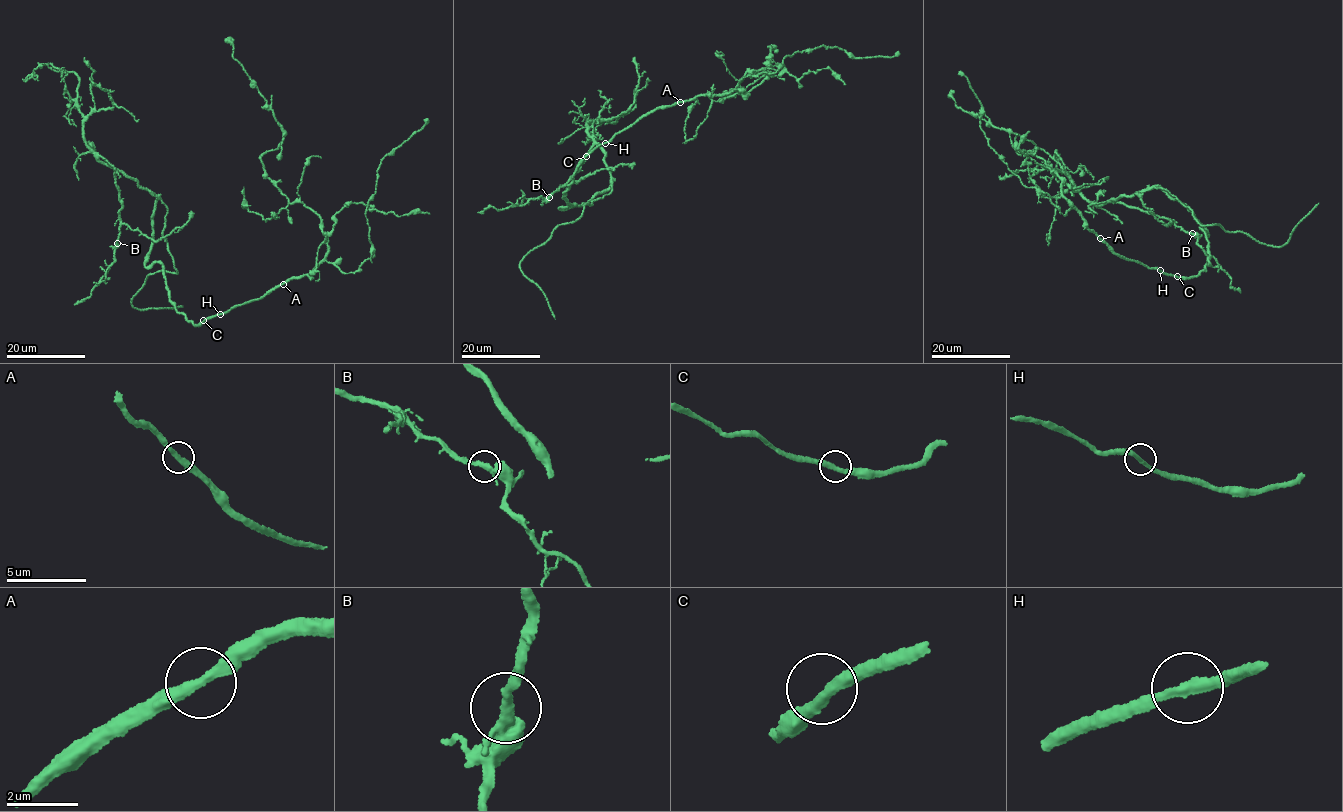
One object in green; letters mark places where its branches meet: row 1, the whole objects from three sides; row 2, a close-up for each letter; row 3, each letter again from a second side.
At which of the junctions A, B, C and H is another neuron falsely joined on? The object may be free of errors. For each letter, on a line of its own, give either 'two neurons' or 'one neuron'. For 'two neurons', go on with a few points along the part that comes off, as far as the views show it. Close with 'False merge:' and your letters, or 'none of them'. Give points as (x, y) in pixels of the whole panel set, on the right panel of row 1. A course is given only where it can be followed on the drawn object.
A: one neuron
B: one neuron
C: one neuron
H: one neuron
False merge: none of them

